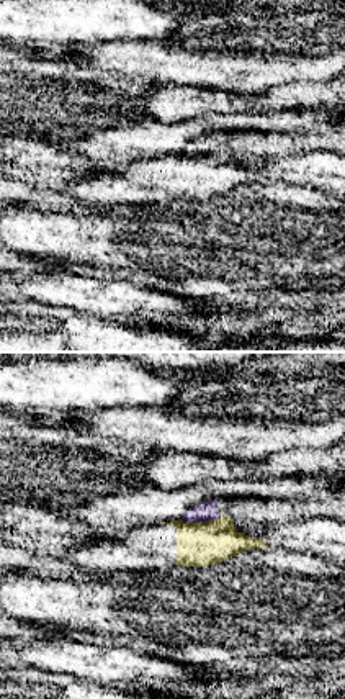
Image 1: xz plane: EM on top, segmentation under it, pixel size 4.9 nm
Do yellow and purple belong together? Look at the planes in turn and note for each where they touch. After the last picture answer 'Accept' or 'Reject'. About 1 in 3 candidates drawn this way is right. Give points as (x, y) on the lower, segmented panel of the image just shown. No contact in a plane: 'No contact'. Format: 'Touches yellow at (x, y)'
Touches yellow at (200, 523)

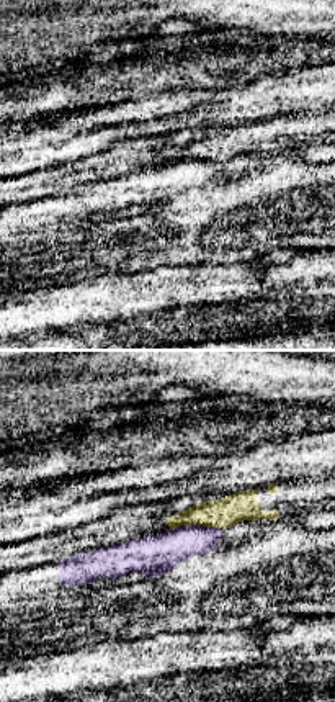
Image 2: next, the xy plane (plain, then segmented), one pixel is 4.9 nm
Touches yellow at (198, 524)

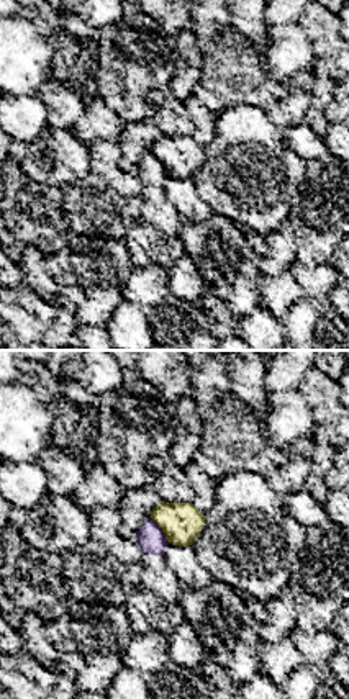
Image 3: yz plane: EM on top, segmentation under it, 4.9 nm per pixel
Touches yellow at (163, 531)

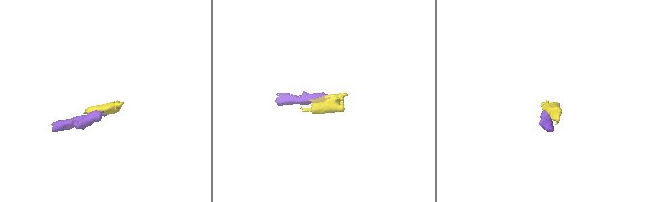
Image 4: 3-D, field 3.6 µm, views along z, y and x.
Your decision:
Reject

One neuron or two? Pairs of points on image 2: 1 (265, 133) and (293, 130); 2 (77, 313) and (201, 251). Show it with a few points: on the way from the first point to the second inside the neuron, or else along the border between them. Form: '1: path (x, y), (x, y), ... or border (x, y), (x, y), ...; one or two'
1: path (272, 133), (286, 130); one
2: border (213, 262), (162, 264), (156, 267); two

